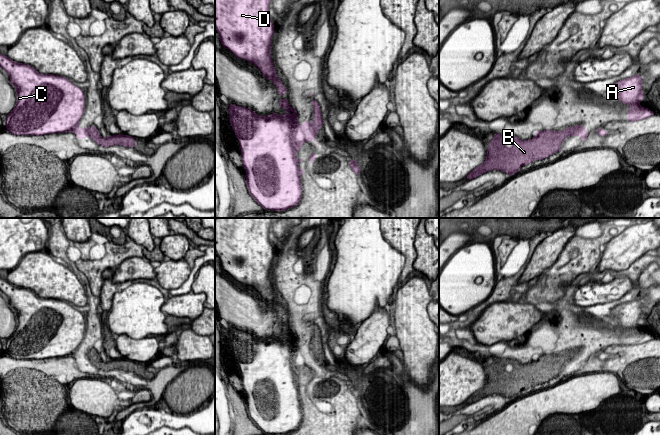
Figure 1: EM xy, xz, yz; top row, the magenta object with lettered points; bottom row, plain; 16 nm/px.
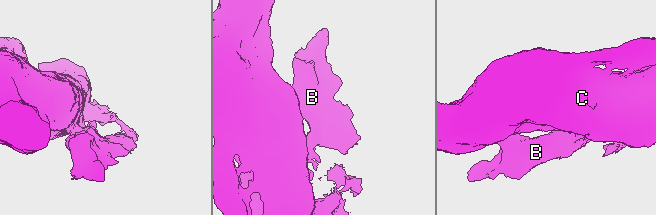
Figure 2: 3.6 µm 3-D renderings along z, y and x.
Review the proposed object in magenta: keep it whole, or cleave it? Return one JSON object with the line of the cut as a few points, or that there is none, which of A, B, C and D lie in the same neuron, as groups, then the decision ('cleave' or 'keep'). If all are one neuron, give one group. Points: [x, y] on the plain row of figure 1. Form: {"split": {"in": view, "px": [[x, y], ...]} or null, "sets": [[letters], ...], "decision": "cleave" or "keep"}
{"split": {"in": "yz", "px": [[571, 353], [568, 359]]}, "sets": [["A", "C", "D"], ["B"]], "decision": "cleave"}

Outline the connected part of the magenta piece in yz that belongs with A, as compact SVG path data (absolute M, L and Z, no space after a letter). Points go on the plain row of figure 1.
M635 299L611 309L611 314L619 321L619 324L630 330L628 335L630 346L639 345L655 338L640 328L644 321L642 306L641 299Z

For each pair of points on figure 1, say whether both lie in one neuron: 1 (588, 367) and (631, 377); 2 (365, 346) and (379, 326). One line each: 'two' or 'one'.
1: one
2: one

